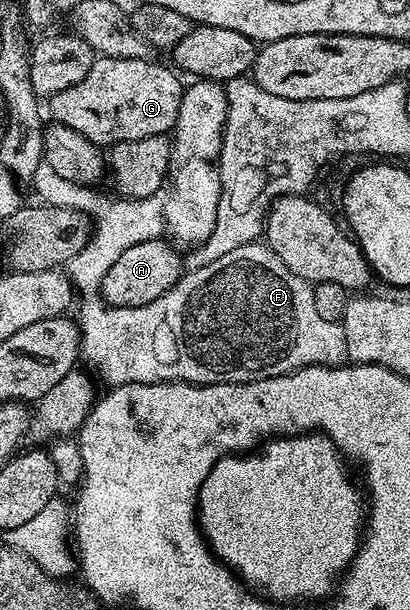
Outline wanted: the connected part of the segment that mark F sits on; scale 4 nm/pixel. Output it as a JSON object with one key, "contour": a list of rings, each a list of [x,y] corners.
{"contour":[[[253,243],[251,245],[243,245],[237,247],[234,251],[228,252],[221,257],[213,257],[201,269],[192,269],[181,276],[179,283],[174,287],[170,287],[170,291],[166,291],[166,295],[162,295],[158,299],[154,299],[154,303],[146,303],[142,307],[113,307],[116,313],[104,313],[104,309],[84,309],[84,325],[80,328],[80,348],[82,350],[83,360],[89,361],[94,368],[100,372],[99,380],[105,381],[105,386],[115,387],[118,385],[129,385],[130,383],[162,383],[163,381],[185,381],[191,385],[217,385],[218,383],[250,383],[258,379],[266,379],[267,377],[277,377],[278,375],[286,375],[293,373],[296,369],[301,369],[307,365],[342,365],[345,364],[348,352],[346,351],[346,335],[344,334],[344,326],[339,321],[331,321],[330,319],[322,319],[322,315],[318,315],[318,310],[314,308],[314,291],[309,282],[303,281],[298,275],[294,275],[290,271],[290,267],[286,267],[286,263],[282,263],[282,259],[278,259],[278,255],[273,249],[268,248],[264,243]]]}

